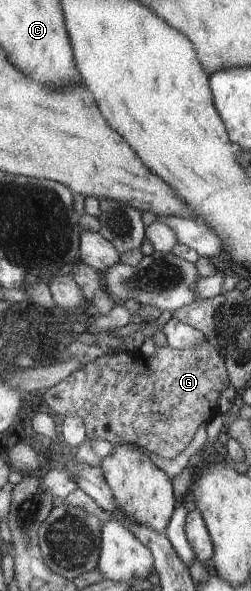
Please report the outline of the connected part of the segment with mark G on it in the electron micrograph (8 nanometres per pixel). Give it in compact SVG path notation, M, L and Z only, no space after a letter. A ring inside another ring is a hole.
M206 340L203 341L201 345L193 345L193 347L189 347L189 349L173 349L173 346L170 346L169 344L156 347L155 354L151 356L144 356L139 350L134 349L131 349L131 353L119 350L111 355L105 354L103 356L99 356L96 360L81 367L81 369L77 369L77 371L75 371L71 377L67 377L65 381L61 381L61 383L54 385L52 388L48 388L44 394L44 399L46 400L48 407L55 414L59 413L59 415L65 415L67 417L69 417L69 415L78 415L81 417L81 419L85 421L85 425L87 425L87 429L89 429L90 432L109 431L109 435L111 435L113 442L130 442L144 447L148 453L156 454L163 459L175 459L177 455L183 453L183 451L189 447L189 443L195 439L195 433L199 431L199 427L201 427L203 423L207 423L207 421L209 421L215 413L219 414L218 405L219 397L221 397L221 391L231 386L228 362L225 361L225 357L220 353L220 350L215 349L215 346L211 345L211 342Z

